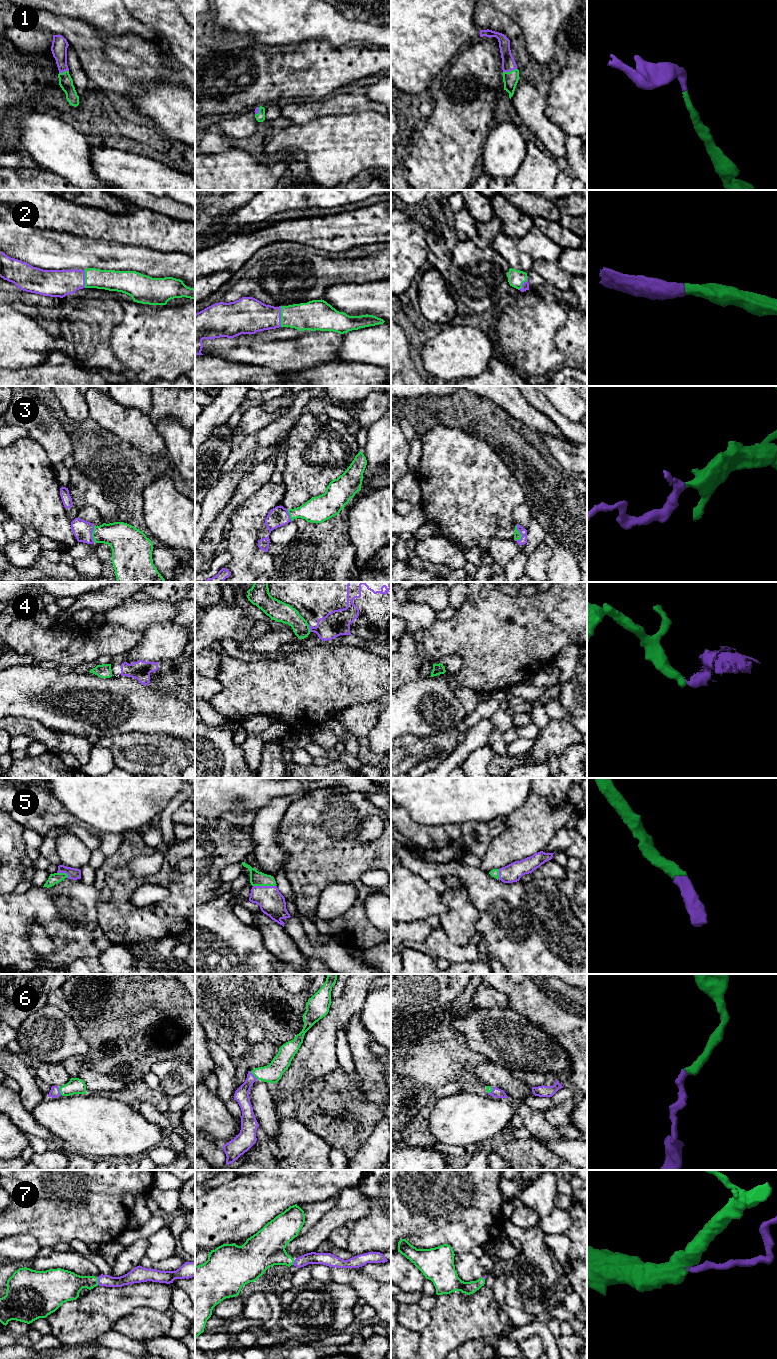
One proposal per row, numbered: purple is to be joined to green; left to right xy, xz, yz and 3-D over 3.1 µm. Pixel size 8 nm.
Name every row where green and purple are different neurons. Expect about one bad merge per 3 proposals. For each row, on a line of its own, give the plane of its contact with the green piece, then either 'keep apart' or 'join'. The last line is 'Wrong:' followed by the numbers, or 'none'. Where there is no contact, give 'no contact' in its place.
1: meets green in yz; join
2: meets green in xz; join
3: meets green in yz; join
4: meets green in xz; keep apart
5: meets green in xz; join
6: meets green in xy; join
7: meets green in xy; join
Wrong: 4

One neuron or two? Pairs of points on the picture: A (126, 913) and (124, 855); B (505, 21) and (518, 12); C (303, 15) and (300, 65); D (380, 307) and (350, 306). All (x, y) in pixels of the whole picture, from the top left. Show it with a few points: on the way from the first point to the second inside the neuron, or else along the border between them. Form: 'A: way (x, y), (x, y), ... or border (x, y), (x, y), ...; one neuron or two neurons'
A: way (120, 899), (120, 869); one neuron
B: border (497, 10), (506, 14), (519, 27), (522, 33); two neurons
C: border (324, 40), (306, 40), (299, 44); two neurons
D: way (373, 306), (357, 306); one neuron

